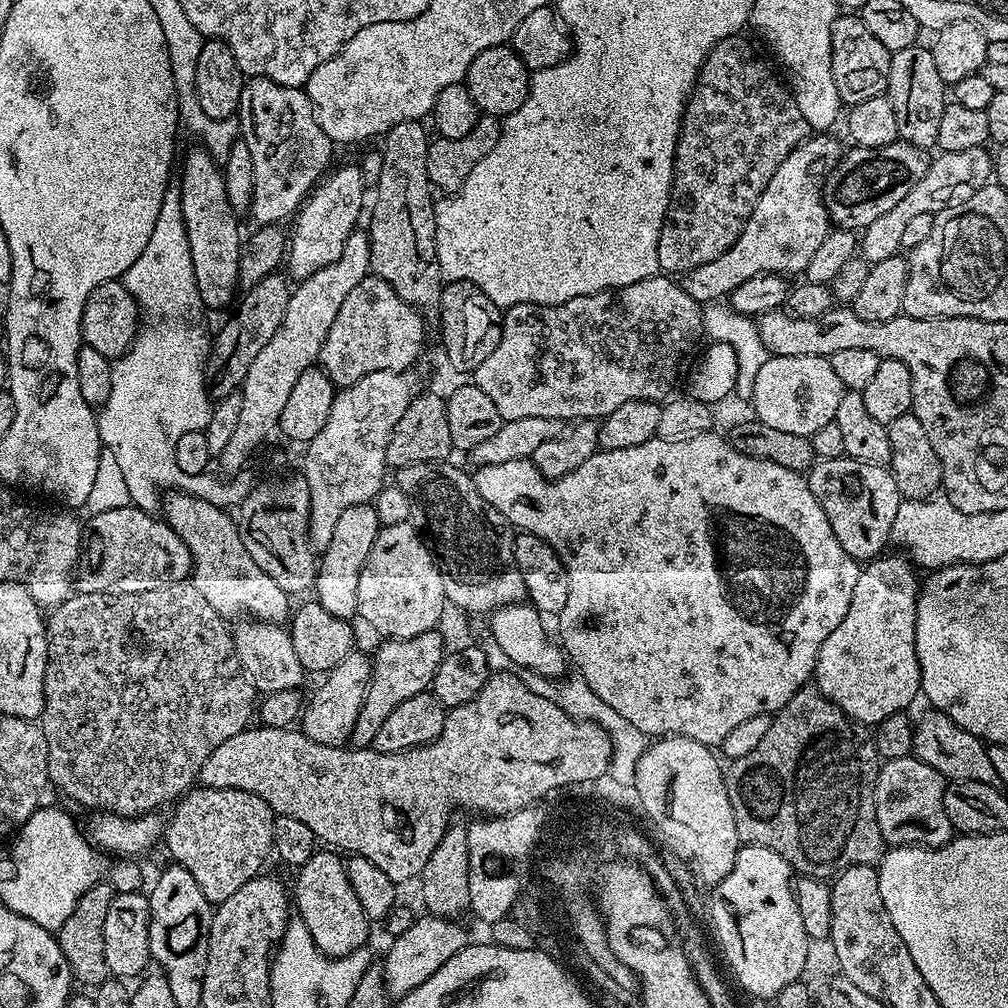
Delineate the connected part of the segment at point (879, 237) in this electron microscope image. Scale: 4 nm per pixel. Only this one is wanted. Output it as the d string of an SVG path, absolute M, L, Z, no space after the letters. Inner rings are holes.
M987 147L975 148L974 150L958 150L957 152L940 152L929 163L926 174L900 201L886 214L874 218L870 226L862 229L862 235L858 240L858 252L869 265L882 262L885 258L897 255L901 251L902 233L905 227L918 214L935 214L946 210L954 202L953 197L963 198L989 183L994 176L994 156ZM953 192L953 197L948 195Z

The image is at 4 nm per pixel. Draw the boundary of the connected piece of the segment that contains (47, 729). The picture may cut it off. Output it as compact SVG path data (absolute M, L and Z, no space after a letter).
M177 582L167 584L158 590L146 590L142 594L126 594L122 591L115 592L82 592L77 591L75 594L62 601L51 609L50 615L46 620L46 631L48 634L48 665L46 666L46 682L44 683L44 714L42 717L42 727L44 737L46 738L46 746L48 747L48 779L53 789L57 788L60 792L65 792L72 800L77 800L80 804L85 804L91 810L99 810L102 812L116 812L120 816L145 816L148 812L156 812L160 810L163 804L171 805L173 802L179 801L197 783L200 767L206 762L206 758L210 758L210 754L218 746L222 746L222 742L226 742L226 738L234 738L234 734L238 734L244 728L249 727L253 718L254 709L258 704L258 693L252 686L251 680L244 672L242 662L236 653L236 642L230 628L227 628L225 617L218 614L218 610L214 610L214 606L210 606L210 602L206 602L206 598L202 598L202 594L198 594L198 590L190 582Z

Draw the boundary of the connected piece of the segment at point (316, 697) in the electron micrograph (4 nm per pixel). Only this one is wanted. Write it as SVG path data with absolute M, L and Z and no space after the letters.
M353 650L351 654L343 660L338 667L332 669L327 673L324 685L317 690L310 699L307 701L306 707L302 712L302 730L311 740L318 742L322 746L334 746L335 748L345 747L352 739L352 731L354 724L358 722L358 714L362 710L362 702L368 693L368 683L372 681L372 660L361 650Z

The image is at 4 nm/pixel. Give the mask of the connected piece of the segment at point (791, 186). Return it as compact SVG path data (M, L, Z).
M812 134L802 141L774 170L774 178L762 190L740 236L721 256L683 273L680 288L703 306L723 301L746 278L776 272L785 278L799 277L810 258L828 237L830 221L824 205L824 179L840 161L842 147L832 134Z

